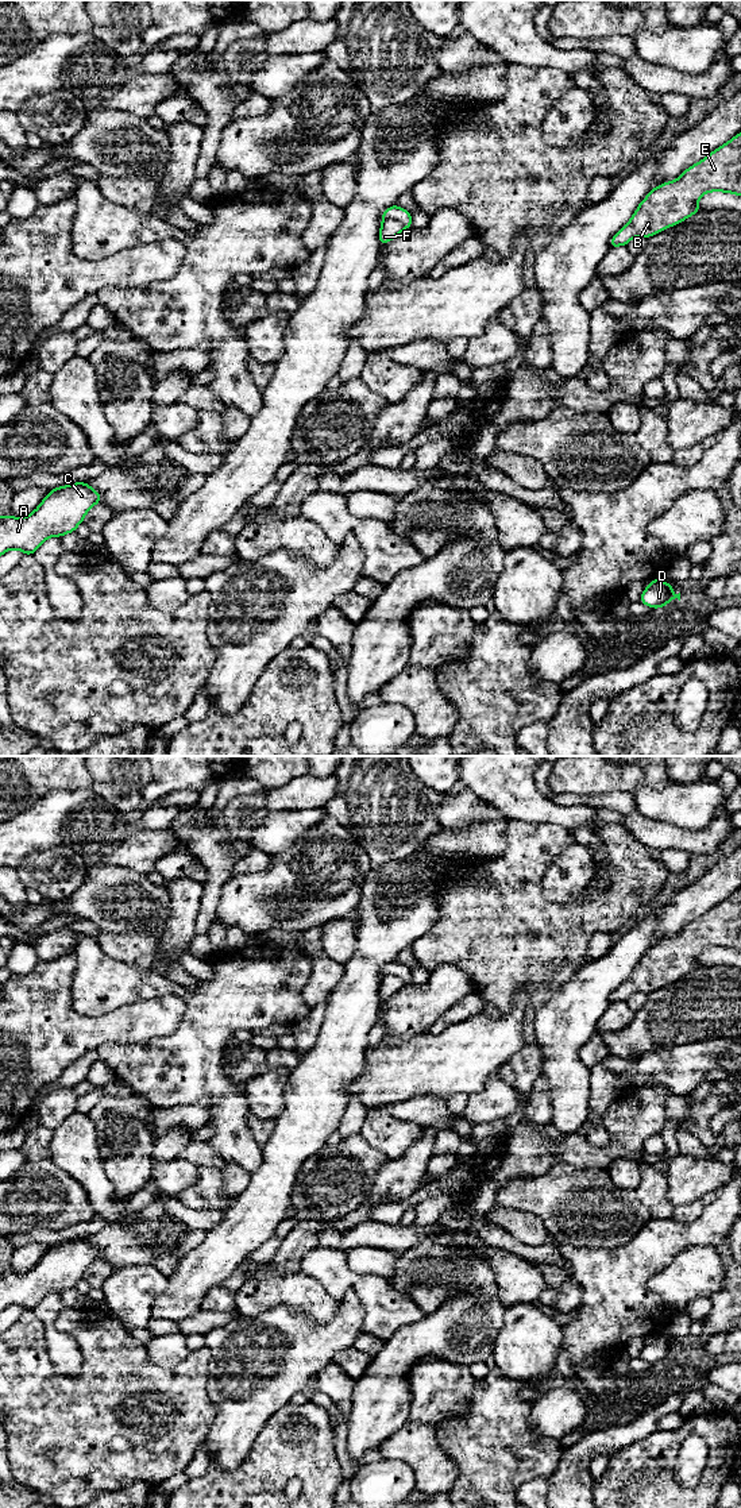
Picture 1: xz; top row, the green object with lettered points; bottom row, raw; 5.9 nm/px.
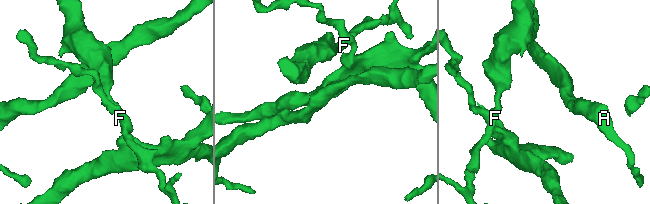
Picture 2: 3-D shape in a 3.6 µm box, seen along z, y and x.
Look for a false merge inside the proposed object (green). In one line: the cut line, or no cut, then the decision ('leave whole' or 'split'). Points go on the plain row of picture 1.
xz (382, 975), (396, 975), (405, 983) | split

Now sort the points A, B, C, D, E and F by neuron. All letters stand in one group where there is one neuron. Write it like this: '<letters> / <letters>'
A B C D E / F

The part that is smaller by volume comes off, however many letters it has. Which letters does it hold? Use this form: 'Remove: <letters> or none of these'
Remove: F

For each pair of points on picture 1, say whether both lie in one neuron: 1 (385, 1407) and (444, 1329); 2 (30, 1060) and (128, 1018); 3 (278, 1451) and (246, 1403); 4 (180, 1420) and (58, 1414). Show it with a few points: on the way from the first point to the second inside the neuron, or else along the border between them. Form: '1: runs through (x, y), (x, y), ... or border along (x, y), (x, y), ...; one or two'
1: runs through (385, 1385), (390, 1373), (423, 1341); one
2: runs through (54, 1036), (88, 1034), (104, 1029); one
3: border along (285, 1404), (262, 1427), (247, 1454); two
4: runs through (150, 1419), (146, 1416), (88, 1415); one

